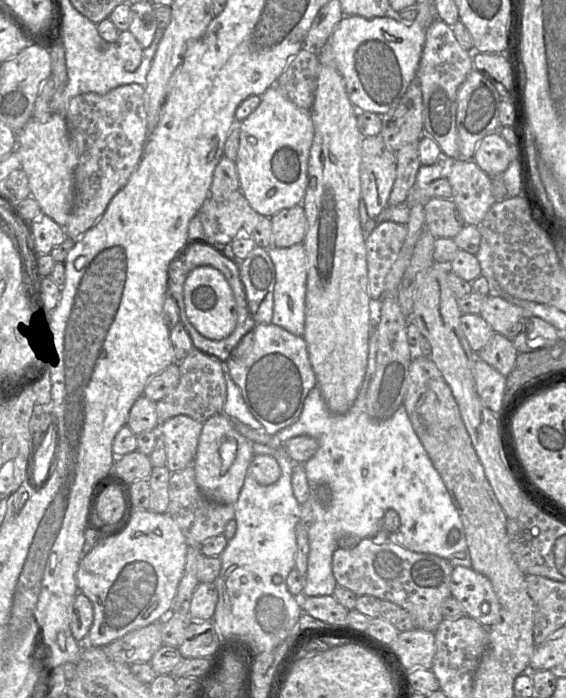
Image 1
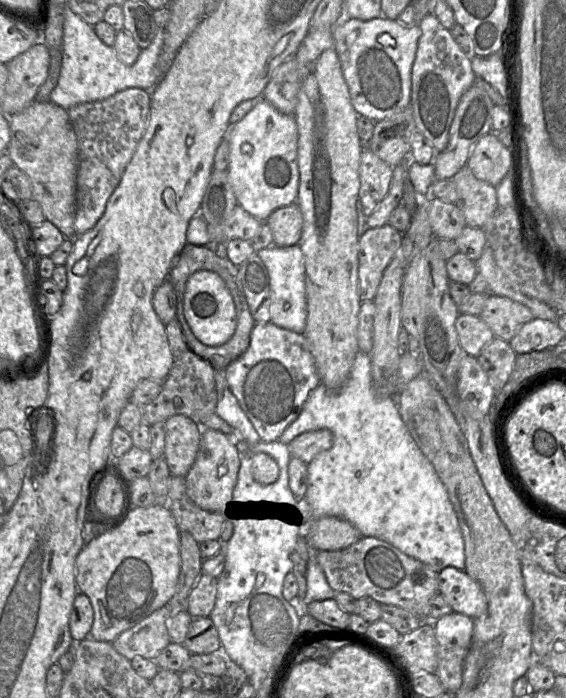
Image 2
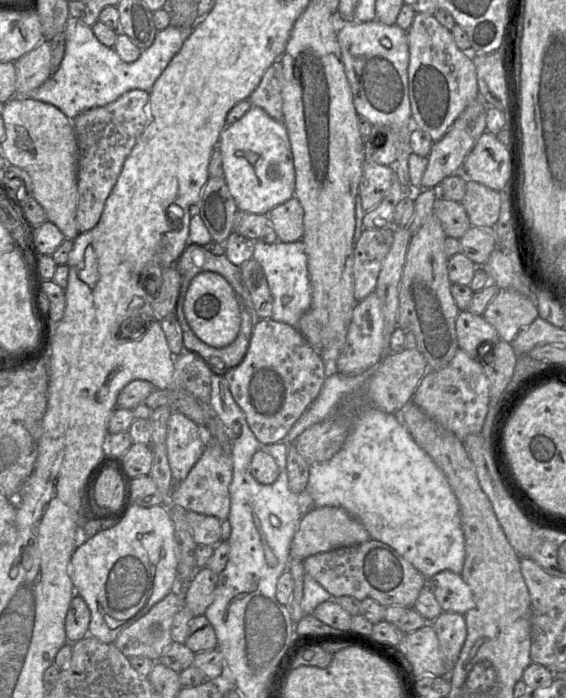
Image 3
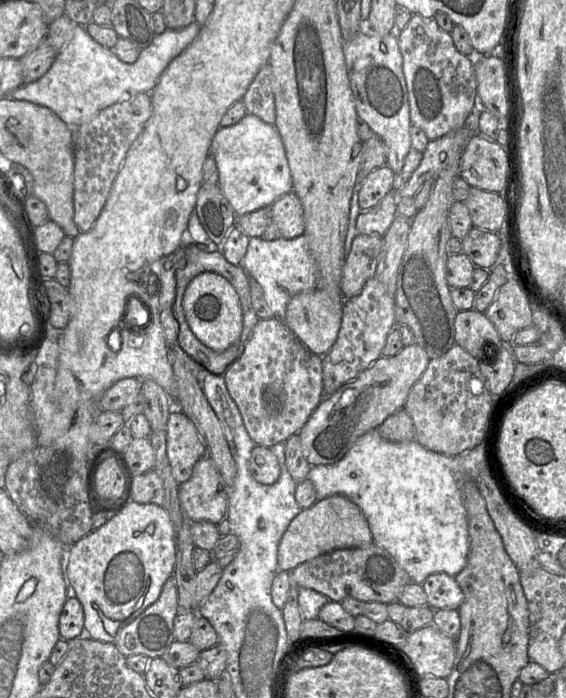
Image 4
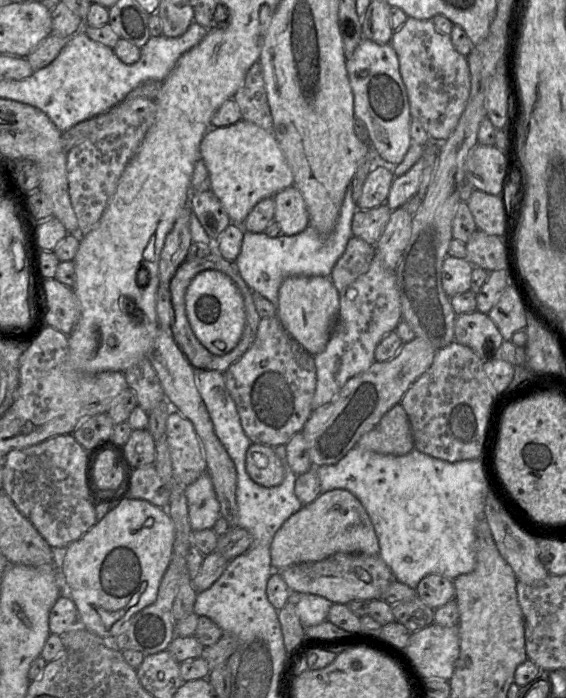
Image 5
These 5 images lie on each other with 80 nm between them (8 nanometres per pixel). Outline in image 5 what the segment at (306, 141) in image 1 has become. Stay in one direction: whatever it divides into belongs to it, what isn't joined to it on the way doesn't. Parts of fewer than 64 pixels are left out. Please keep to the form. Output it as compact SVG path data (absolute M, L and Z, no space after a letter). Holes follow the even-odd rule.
M244 119L228 127L211 125L201 142L200 154L210 174L211 190L219 198L232 224L243 225L258 202L274 197L294 182L273 132Z

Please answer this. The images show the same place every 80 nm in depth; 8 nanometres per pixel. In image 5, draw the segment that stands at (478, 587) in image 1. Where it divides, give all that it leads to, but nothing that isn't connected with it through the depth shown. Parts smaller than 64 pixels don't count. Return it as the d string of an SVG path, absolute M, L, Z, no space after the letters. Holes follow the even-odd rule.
M436 574L425 576L415 590L417 597L433 610L455 598L453 580Z

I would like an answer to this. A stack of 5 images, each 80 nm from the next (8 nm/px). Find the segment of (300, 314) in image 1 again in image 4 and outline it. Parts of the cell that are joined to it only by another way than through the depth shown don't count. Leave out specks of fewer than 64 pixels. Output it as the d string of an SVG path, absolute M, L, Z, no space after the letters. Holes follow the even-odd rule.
M304 234L291 239L279 237L272 241L262 237L250 238L241 267L250 279L254 279L260 284L273 316L281 320L283 320L287 305L293 296L315 289L319 283L318 268Z

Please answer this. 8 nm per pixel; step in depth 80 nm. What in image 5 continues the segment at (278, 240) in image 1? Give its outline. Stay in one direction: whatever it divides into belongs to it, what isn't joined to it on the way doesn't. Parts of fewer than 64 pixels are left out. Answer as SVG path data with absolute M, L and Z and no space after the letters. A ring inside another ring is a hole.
M294 186L279 191L274 196L274 220L284 235L295 235L309 225L309 215L301 192Z

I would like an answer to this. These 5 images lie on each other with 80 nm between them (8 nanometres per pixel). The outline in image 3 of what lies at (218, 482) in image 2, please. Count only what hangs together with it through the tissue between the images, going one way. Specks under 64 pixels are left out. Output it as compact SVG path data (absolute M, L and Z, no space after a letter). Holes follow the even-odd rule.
M208 439L207 447L190 471L187 478L176 483L169 495L170 504L179 505L186 511L214 516L221 521L227 520L230 512L229 487L233 478L233 460L230 452L225 452L217 441Z

